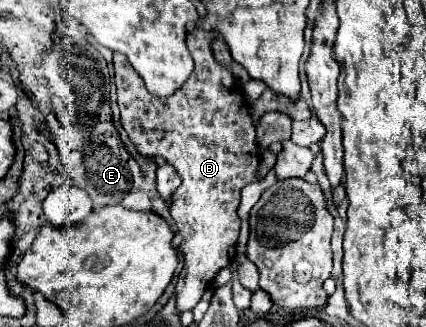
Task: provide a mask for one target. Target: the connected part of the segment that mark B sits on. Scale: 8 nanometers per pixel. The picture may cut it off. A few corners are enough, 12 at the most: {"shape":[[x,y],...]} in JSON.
{"shape":[[186,33],[194,71],[152,97],[114,53],[122,127],[182,177],[176,309],[237,255],[240,189],[258,181],[240,85]]}

